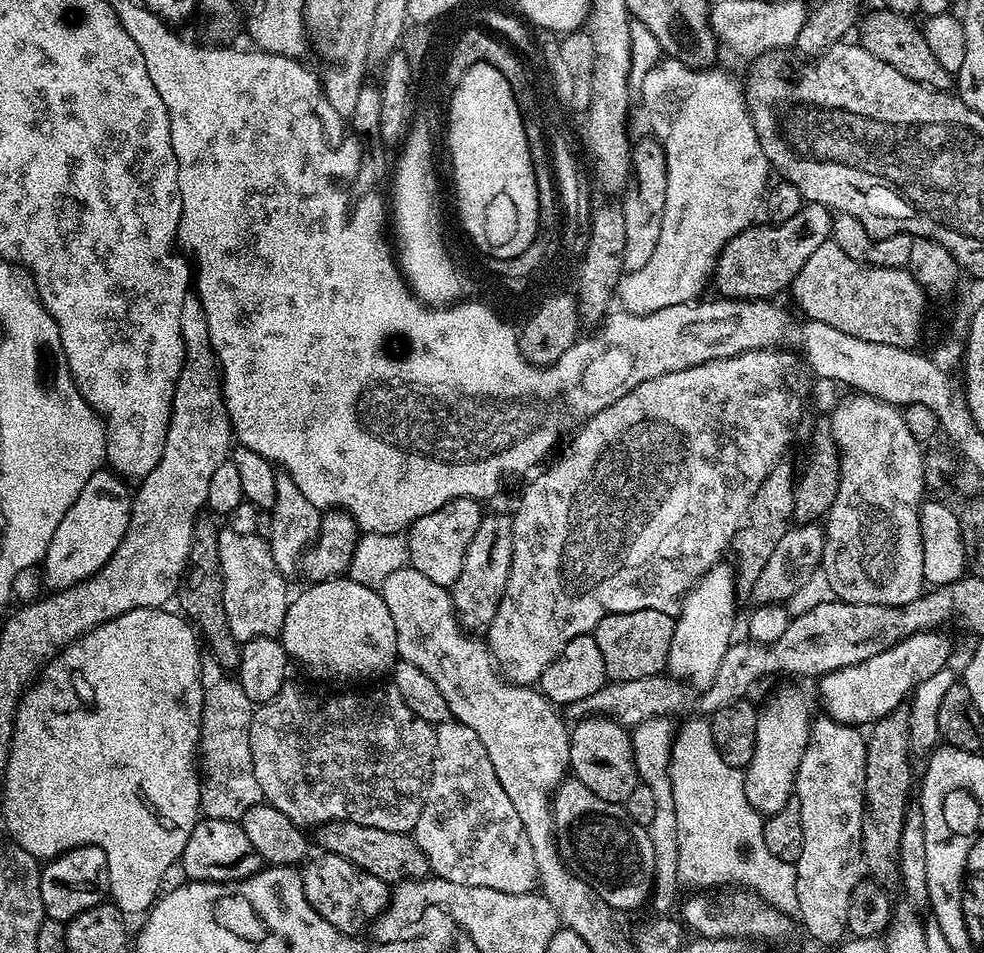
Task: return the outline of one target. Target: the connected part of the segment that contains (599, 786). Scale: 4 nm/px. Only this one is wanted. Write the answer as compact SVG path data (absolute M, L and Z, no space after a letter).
M585 717L573 725L569 740L569 767L573 777L582 782L587 789L593 790L604 802L622 806L640 782L629 731L619 721L608 717Z

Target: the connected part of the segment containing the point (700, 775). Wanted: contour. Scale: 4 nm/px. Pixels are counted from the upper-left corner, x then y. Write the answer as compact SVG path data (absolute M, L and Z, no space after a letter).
M707 719L688 720L675 729L669 776L673 784L678 834L681 838L678 846L678 878L681 885L688 887L689 884L692 890L724 890L729 886L746 888L779 912L798 913L796 866L782 862L782 858L774 858L774 854L770 854L764 837L765 817L752 809L747 801L743 790L743 771L730 766L730 762L725 762L722 754L718 754L718 746L714 746L712 726Z

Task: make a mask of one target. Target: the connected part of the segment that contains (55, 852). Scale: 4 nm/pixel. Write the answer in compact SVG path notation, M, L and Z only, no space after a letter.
M167 607L130 610L110 622L100 624L63 649L47 663L42 675L25 691L16 711L16 729L12 735L12 749L4 772L4 824L8 827L11 843L22 846L26 854L41 862L53 860L71 848L96 844L106 854L108 887L111 903L122 913L147 913L158 899L164 875L181 859L183 848L197 821L201 819L200 778L198 775L198 749L202 722L202 678L200 662L202 644L195 627L183 615L168 612Z

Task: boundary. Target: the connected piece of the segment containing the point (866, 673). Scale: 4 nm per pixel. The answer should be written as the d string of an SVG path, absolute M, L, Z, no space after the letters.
M944 630L919 632L882 654L874 654L874 658L866 658L866 662L819 677L820 700L829 708L825 709L833 720L853 726L871 726L895 713L900 708L899 704L904 704L911 697L917 684L937 674L938 670L949 667L952 640L946 633Z

